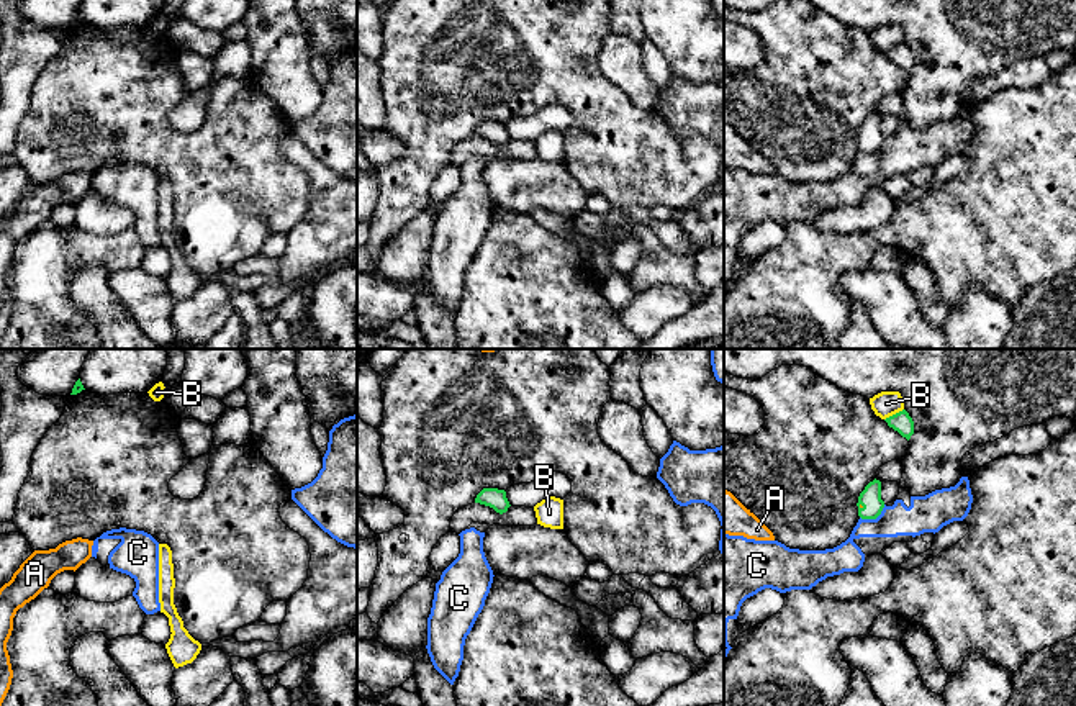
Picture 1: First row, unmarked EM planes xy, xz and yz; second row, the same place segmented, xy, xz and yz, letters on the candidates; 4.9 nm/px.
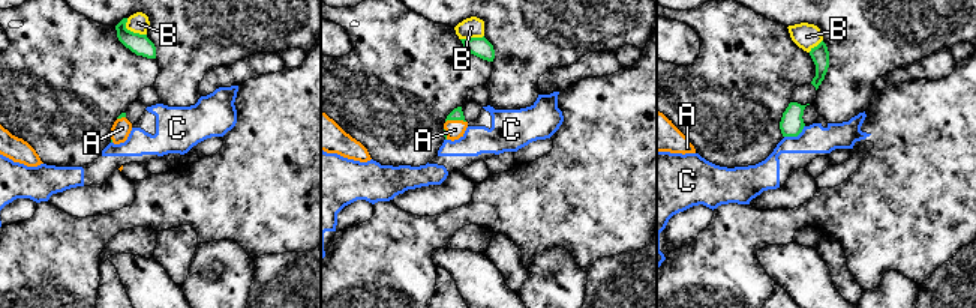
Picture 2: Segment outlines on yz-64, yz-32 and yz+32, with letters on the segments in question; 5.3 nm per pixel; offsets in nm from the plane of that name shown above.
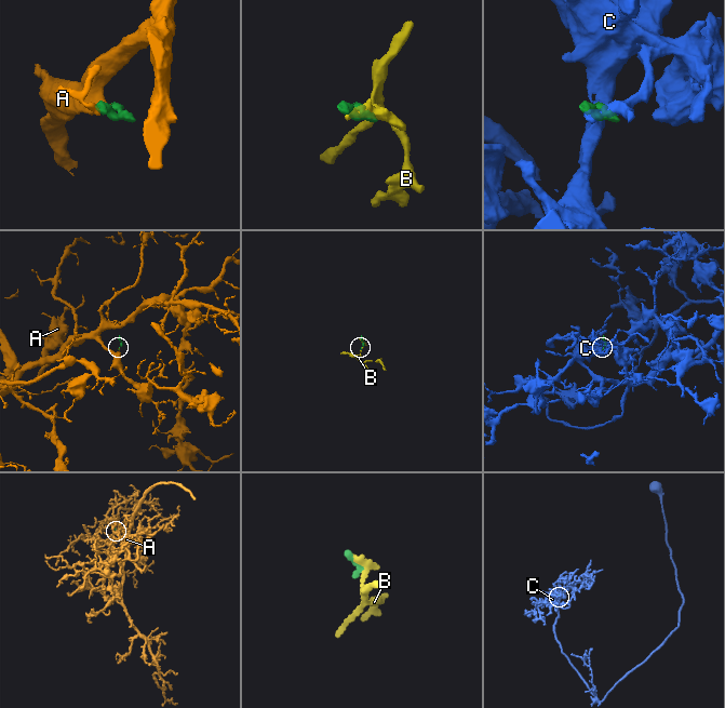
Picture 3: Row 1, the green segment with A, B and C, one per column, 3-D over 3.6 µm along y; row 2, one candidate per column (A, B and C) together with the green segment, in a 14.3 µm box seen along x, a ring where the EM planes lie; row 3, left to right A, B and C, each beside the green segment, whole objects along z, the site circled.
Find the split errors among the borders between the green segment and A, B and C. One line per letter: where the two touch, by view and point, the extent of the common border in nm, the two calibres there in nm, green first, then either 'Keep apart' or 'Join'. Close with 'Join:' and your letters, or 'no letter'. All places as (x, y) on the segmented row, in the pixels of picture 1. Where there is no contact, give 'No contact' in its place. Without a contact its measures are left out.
A: Touches green at yz (858, 506). Shared border 30 nm. Thickness 110 nm (green) against 20 nm. Join
B: Touches green at yz (893, 415). Shared border 110 nm. Thickness 100 nm (green) against 130 nm. Keep apart
C: Touches green at yz (873, 518). Shared border 140 nm. Thickness 110 nm (green) against 170 nm. Keep apart
Join: A

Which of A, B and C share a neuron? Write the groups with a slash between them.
A / B / C

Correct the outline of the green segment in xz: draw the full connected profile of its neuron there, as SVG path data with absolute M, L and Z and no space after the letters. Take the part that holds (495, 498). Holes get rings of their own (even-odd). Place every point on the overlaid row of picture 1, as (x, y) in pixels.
M483 488L477 495L475 503L490 506L500 514L506 513L508 508L511 506L508 498L506 498L506 491L504 490L498 490L498 488Z

